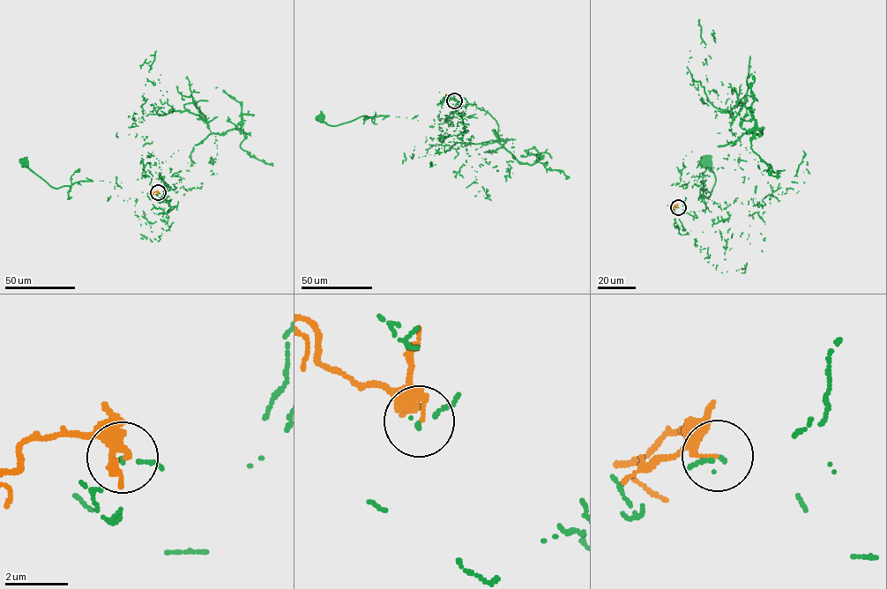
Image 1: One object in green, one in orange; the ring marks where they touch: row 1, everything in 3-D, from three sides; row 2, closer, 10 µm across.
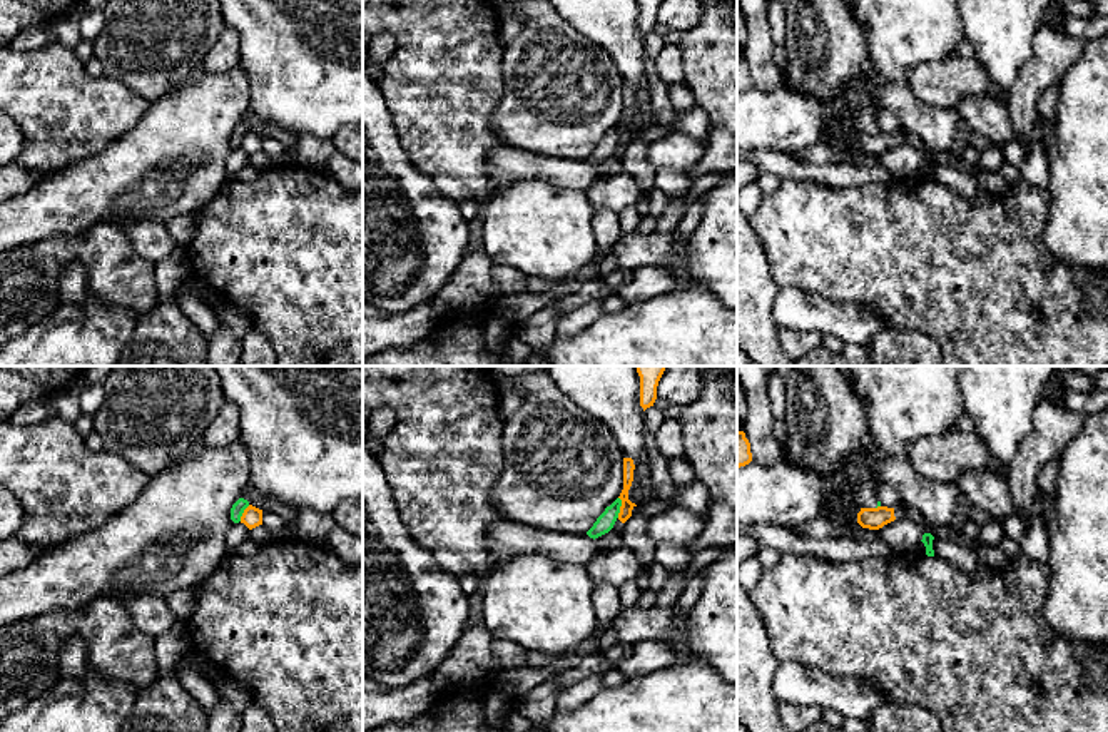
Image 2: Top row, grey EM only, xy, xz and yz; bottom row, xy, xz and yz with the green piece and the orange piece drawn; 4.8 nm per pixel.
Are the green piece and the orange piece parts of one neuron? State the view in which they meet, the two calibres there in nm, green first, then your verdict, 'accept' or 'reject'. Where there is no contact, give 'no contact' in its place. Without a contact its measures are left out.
contact in xz; calibres 90 and 60 nm; reject

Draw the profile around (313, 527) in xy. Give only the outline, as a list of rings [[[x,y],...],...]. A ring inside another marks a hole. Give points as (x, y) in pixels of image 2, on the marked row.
[[[297,508],[297,535],[309,543],[326,545],[331,530],[336,526],[333,515],[318,513],[313,508]]]

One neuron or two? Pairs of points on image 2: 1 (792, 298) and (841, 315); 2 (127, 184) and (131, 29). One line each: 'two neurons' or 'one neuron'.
1: one neuron
2: two neurons

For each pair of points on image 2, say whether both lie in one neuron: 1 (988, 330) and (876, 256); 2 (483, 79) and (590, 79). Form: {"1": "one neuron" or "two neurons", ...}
{"1": "one neuron", "2": "two neurons"}

